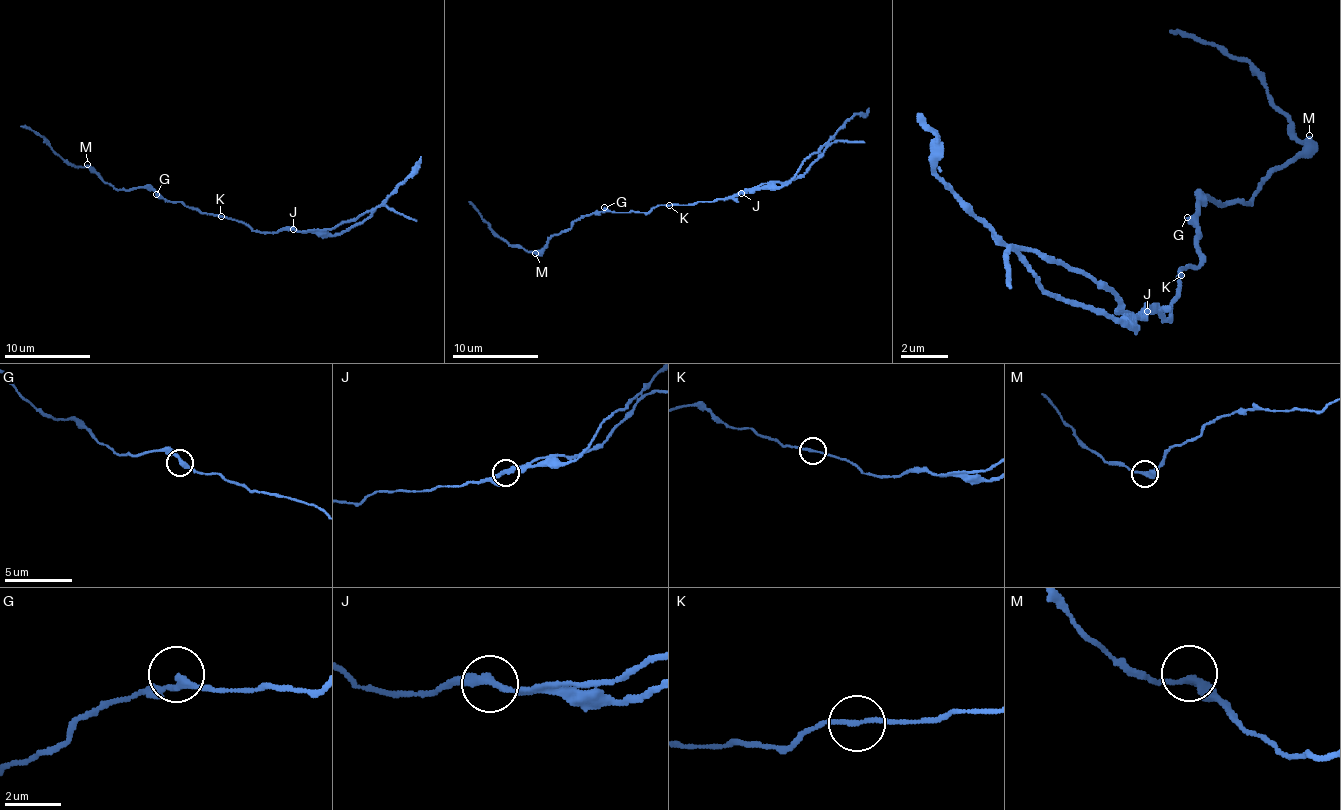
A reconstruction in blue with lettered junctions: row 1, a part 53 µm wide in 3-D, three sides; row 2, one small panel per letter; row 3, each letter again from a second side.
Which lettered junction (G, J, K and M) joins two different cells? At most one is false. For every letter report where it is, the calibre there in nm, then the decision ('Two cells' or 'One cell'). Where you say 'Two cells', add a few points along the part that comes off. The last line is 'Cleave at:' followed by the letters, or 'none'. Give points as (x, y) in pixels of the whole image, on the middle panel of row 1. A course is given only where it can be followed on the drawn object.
G: Place: (604, 207). Thickness 240 nm. One cell
J: Place: (741, 193). Thickness 280 nm. Two cells. Course of the part to remove: (742, 192), (787, 184), (854, 115), (863, 115), (869, 108)
K: Place: (669, 205). Thickness 160 nm. One cell
M: Place: (535, 253). Thickness 300 nm. One cell
Cleave at: J

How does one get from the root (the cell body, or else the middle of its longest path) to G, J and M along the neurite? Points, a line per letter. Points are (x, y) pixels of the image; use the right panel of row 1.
G: (1181, 275), (1181, 269), (1187, 269), (1198, 257), (1198, 228), (1187, 217)
J: (1181, 275), (1181, 287), (1169, 304), (1169, 316), (1163, 316), (1157, 310), (1146, 310)
M: (1181, 275), (1181, 269), (1198, 257), (1198, 199), (1245, 205), (1257, 187), (1303, 146), (1309, 135)

